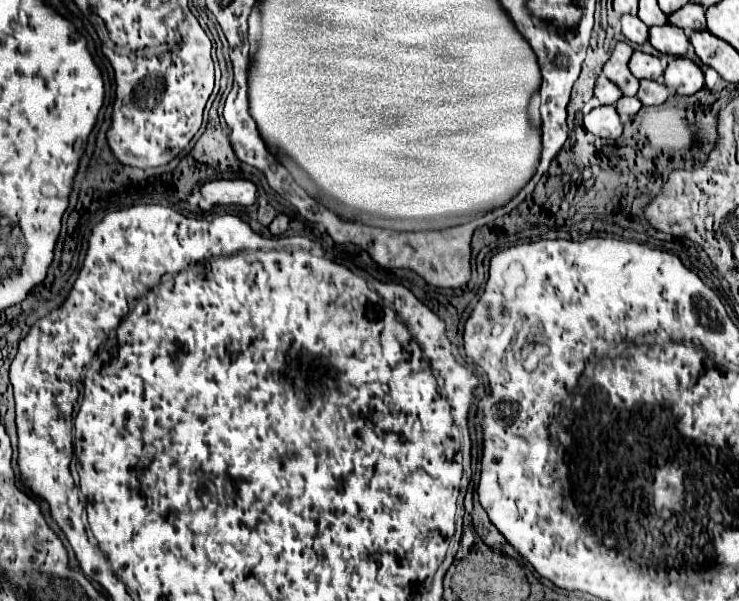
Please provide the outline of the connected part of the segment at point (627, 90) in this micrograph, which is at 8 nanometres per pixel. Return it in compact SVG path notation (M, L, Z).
M617 43L609 61L603 65L603 75L611 79L623 91L623 95L635 95L639 89L639 79L633 77L633 73L627 67L631 53L633 47L629 43Z

